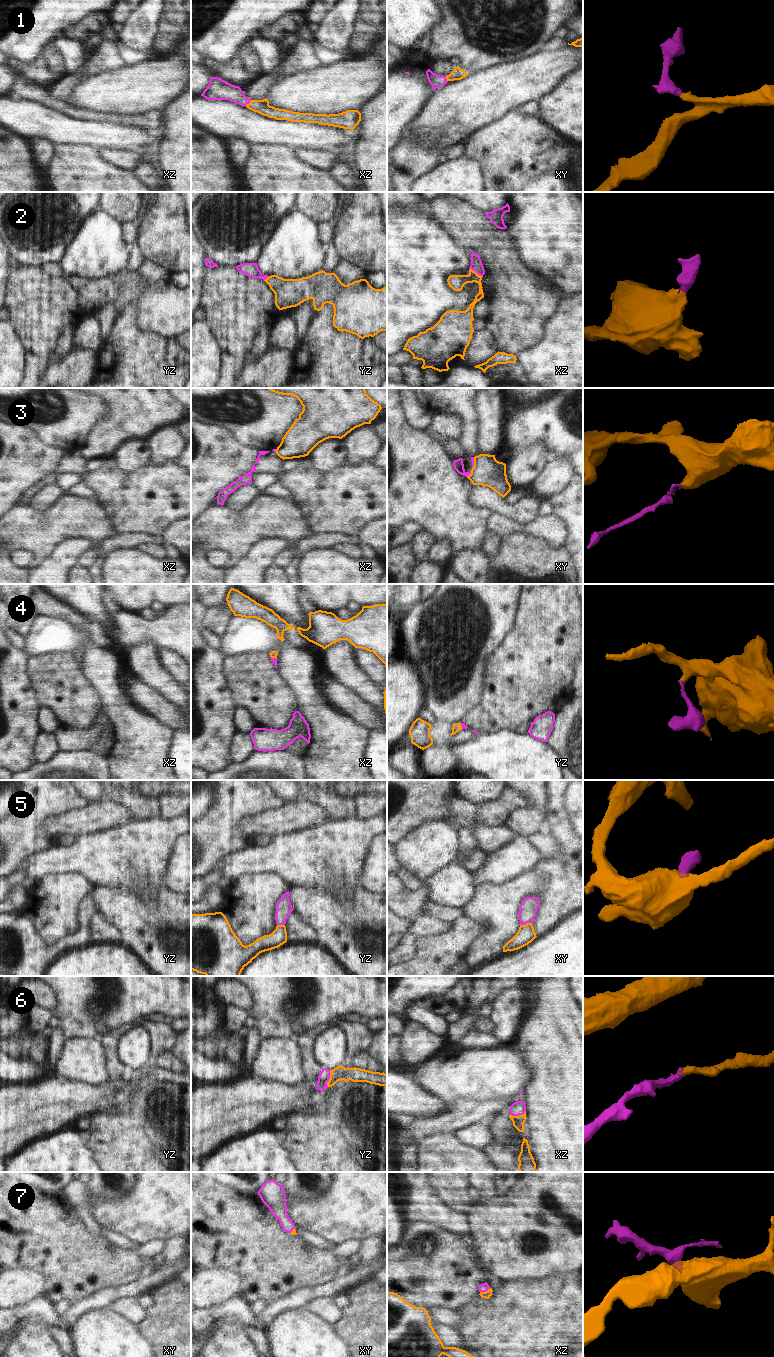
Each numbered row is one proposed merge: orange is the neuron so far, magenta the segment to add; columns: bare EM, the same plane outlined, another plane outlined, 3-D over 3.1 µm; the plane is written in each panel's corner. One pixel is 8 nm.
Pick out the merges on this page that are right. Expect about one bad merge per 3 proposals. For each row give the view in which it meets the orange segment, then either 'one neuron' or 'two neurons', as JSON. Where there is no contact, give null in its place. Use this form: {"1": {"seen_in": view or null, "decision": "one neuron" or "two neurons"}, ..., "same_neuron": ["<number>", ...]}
{"1": {"seen_in": "xz", "decision": "one neuron"}, "2": {"seen_in": "xz", "decision": "one neuron"}, "3": {"seen_in": "xy", "decision": "two neurons"}, "4": {"seen_in": "yz", "decision": "one neuron"}, "5": {"seen_in": "xy", "decision": "one neuron"}, "6": {"seen_in": "yz", "decision": "one neuron"}, "7": {"seen_in": "xz", "decision": "one neuron"}, "same_neuron": ["1", "2", "4", "5", "6", "7"]}

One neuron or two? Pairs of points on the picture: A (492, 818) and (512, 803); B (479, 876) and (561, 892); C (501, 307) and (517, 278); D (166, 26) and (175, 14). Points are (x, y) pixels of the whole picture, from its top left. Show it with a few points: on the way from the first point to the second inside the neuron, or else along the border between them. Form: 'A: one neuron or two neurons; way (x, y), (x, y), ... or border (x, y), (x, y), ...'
A: one neuron; way (497, 813), (507, 803)
B: two neurons; border (528, 870), (501, 884), (484, 884)
C: one neuron; way (508, 300), (516, 292), (516, 285)
D: one neuron; way (169, 23), (175, 17)

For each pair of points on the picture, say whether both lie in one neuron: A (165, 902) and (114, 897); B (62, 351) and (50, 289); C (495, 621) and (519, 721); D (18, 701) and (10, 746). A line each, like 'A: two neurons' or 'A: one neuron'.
A: one neuron
B: two neurons
C: two neurons
D: one neuron

